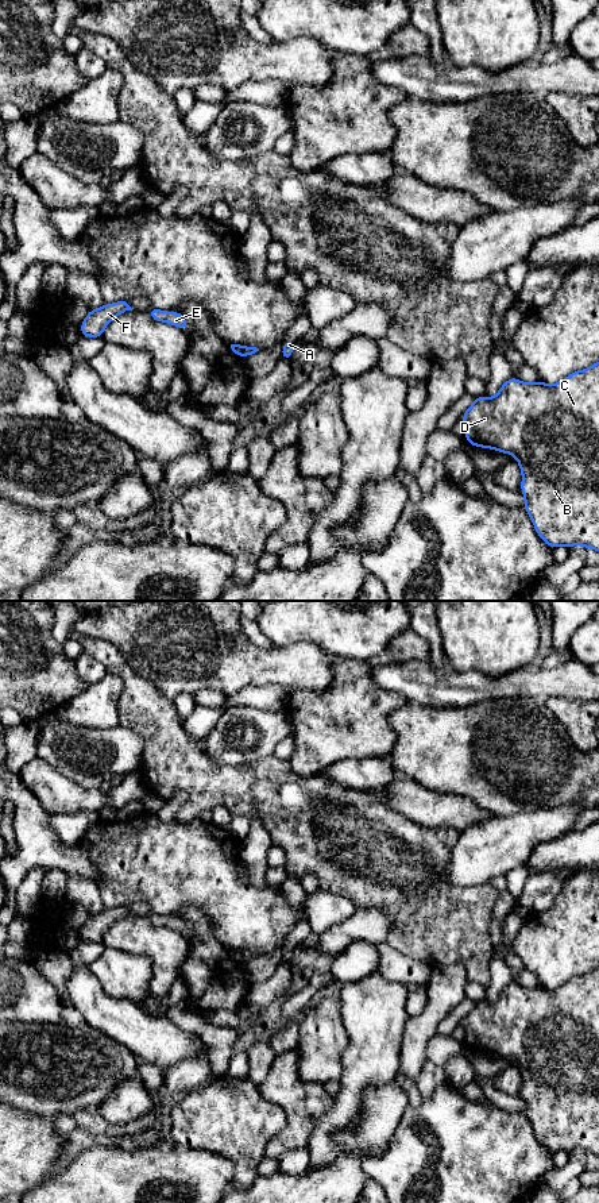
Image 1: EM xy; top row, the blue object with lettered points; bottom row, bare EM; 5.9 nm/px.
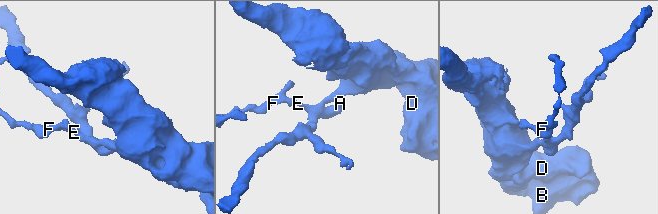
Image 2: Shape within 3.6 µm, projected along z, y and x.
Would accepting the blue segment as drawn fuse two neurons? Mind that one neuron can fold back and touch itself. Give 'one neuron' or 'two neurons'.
two neurons

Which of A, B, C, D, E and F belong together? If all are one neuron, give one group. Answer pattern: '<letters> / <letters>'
A E F / B C D

